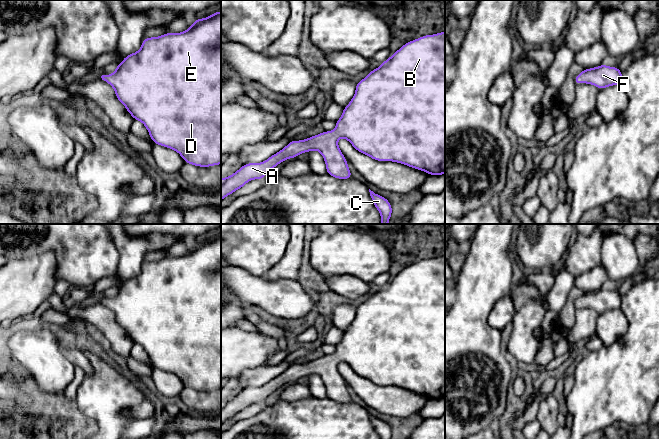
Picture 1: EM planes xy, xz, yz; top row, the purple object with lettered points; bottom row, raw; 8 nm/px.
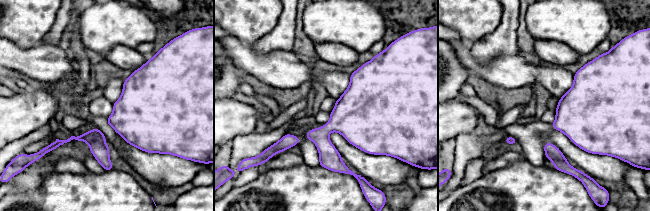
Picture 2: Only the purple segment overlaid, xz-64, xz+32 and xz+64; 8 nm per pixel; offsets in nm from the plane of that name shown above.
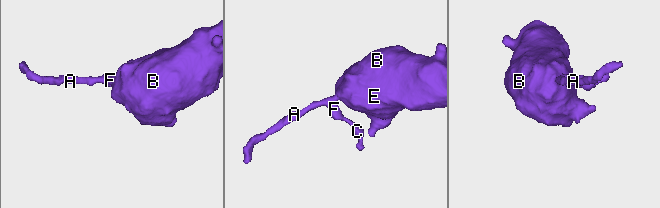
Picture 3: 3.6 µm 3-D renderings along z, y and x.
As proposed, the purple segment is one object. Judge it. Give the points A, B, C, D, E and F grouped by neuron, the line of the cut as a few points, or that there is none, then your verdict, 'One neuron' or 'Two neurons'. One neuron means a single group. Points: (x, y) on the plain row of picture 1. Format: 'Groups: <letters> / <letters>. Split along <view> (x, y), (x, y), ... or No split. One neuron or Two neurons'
Groups: A B C D E F. No split. One neuron

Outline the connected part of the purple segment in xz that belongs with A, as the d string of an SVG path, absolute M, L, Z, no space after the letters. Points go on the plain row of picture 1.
M445 255L434 259L425 259L404 268L381 290L372 294L356 308L355 319L344 331L343 338L336 345L335 353L325 355L302 365L292 364L287 370L261 387L243 389L231 400L221 402L221 425L228 419L241 413L253 403L264 403L265 398L282 385L297 381L311 374L319 375L326 387L327 398L337 403L353 402L347 384L338 371L338 362L347 363L359 376L376 385L393 385L429 399L445 398Z

